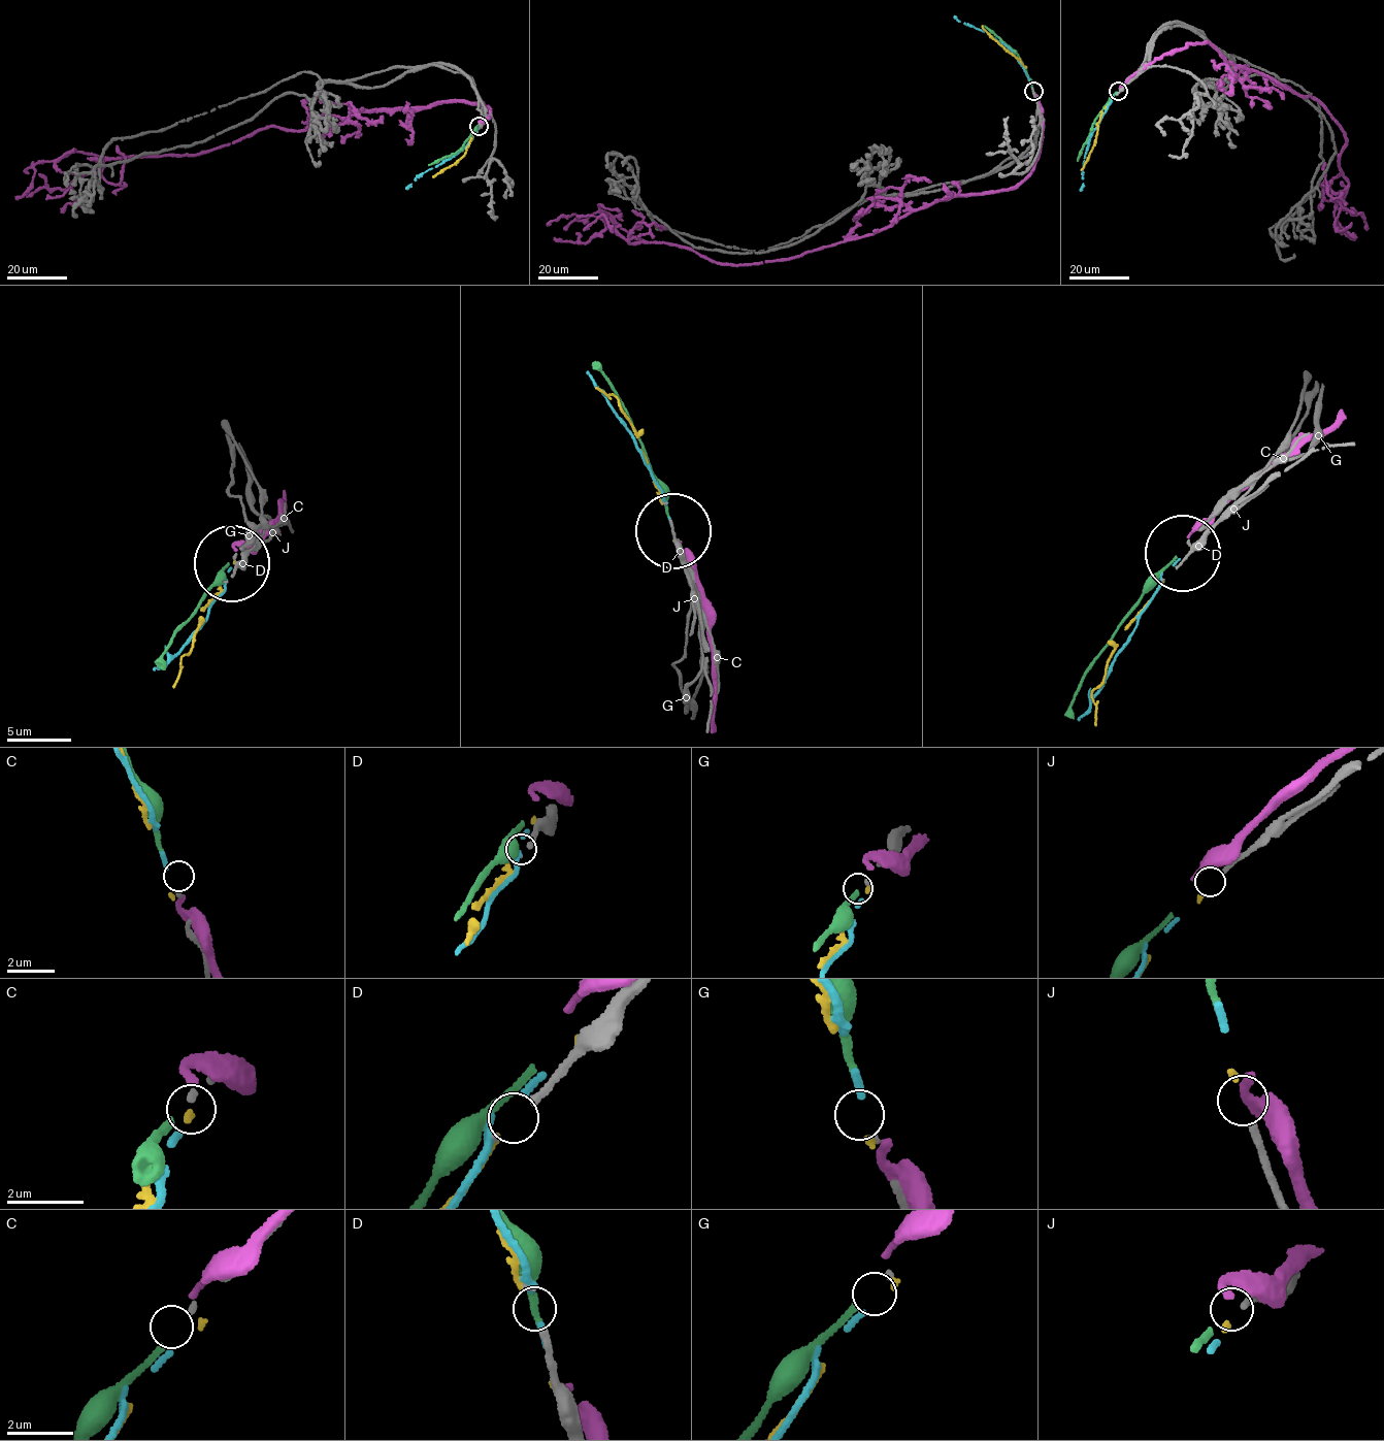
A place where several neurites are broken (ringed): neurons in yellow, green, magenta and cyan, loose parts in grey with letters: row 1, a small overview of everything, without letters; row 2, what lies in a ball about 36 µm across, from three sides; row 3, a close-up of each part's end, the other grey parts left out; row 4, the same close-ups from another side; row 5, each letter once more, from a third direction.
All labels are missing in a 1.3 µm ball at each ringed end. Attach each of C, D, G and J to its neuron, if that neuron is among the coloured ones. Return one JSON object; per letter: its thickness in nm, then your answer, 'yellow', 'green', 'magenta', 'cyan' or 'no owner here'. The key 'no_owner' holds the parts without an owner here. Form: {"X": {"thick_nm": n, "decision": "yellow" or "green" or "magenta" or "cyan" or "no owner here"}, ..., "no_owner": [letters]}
{"C": {"thick_nm": 120, "decision": "cyan"}, "D": {"thick_nm": 100, "decision": "no owner here"}, "G": {"thick_nm": 120, "decision": "green"}, "J": {"thick_nm": 180, "decision": "yellow"}, "no_owner": ["D"]}

